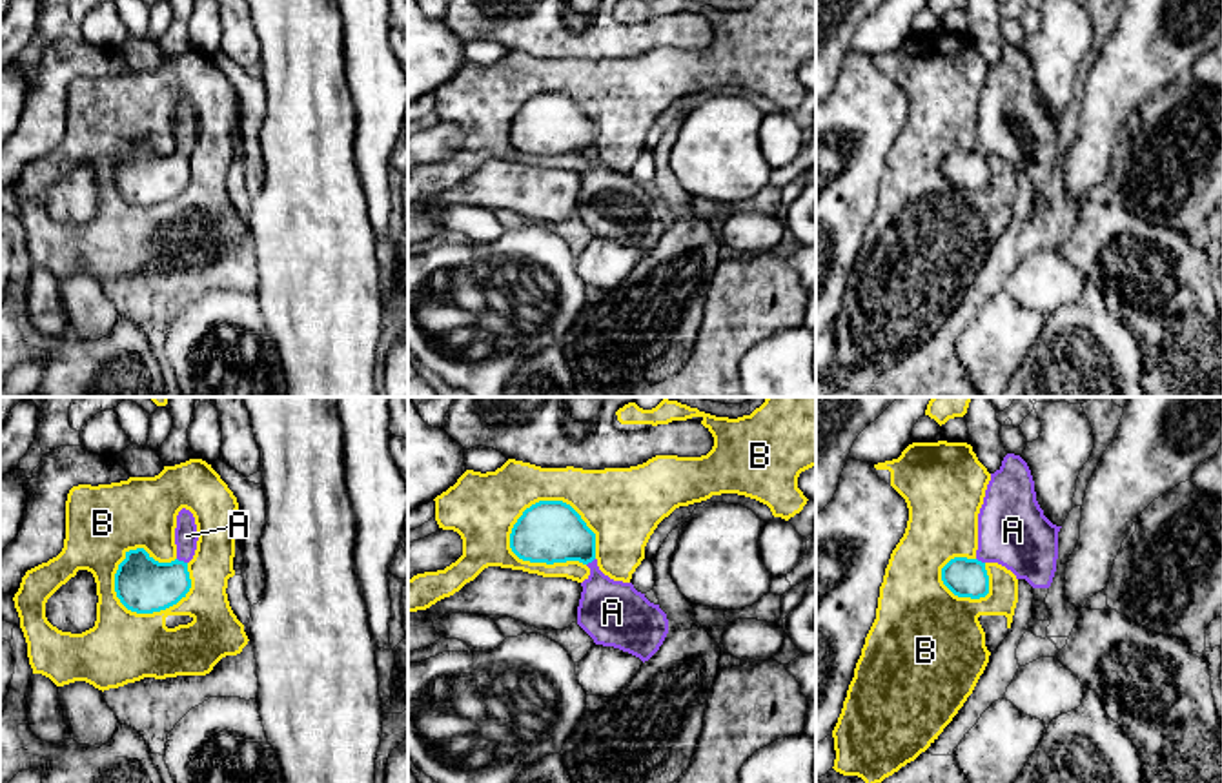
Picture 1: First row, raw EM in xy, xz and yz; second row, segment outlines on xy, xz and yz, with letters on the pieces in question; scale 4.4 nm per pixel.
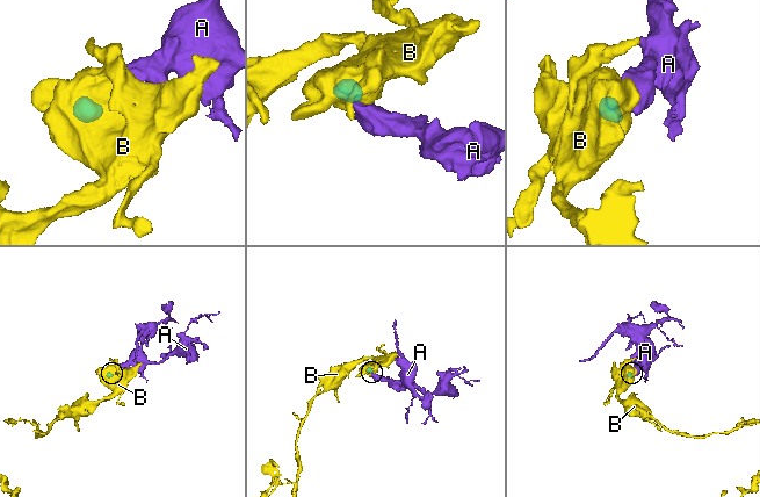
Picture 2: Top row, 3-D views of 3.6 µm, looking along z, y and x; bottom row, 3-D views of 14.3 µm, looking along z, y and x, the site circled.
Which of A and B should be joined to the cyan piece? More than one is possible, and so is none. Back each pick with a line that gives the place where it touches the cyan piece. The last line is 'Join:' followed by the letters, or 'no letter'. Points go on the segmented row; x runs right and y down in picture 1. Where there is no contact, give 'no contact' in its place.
A: xy (183, 561)
Join: A

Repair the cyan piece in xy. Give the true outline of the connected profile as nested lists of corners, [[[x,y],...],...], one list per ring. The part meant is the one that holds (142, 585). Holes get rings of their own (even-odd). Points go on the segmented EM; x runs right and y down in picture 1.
[[[189,510],[177,515],[177,559],[155,561],[144,548],[126,552],[115,574],[115,592],[120,603],[137,614],[153,614],[177,605],[191,588],[188,563],[197,550],[197,524]]]

